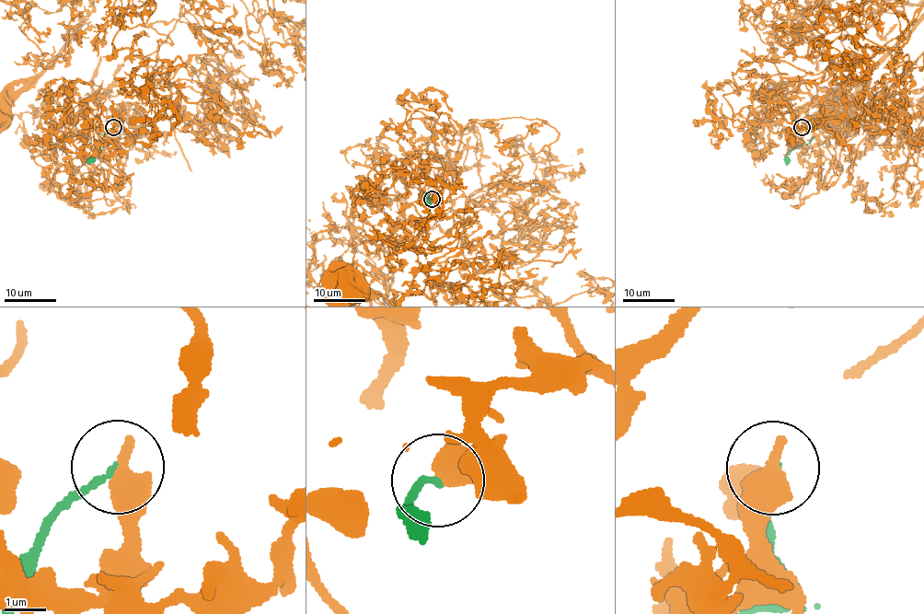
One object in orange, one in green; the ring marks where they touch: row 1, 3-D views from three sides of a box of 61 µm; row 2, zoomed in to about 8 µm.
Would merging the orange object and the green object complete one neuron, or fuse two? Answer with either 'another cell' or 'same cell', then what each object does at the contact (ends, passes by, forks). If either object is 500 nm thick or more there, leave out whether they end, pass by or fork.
another cell

